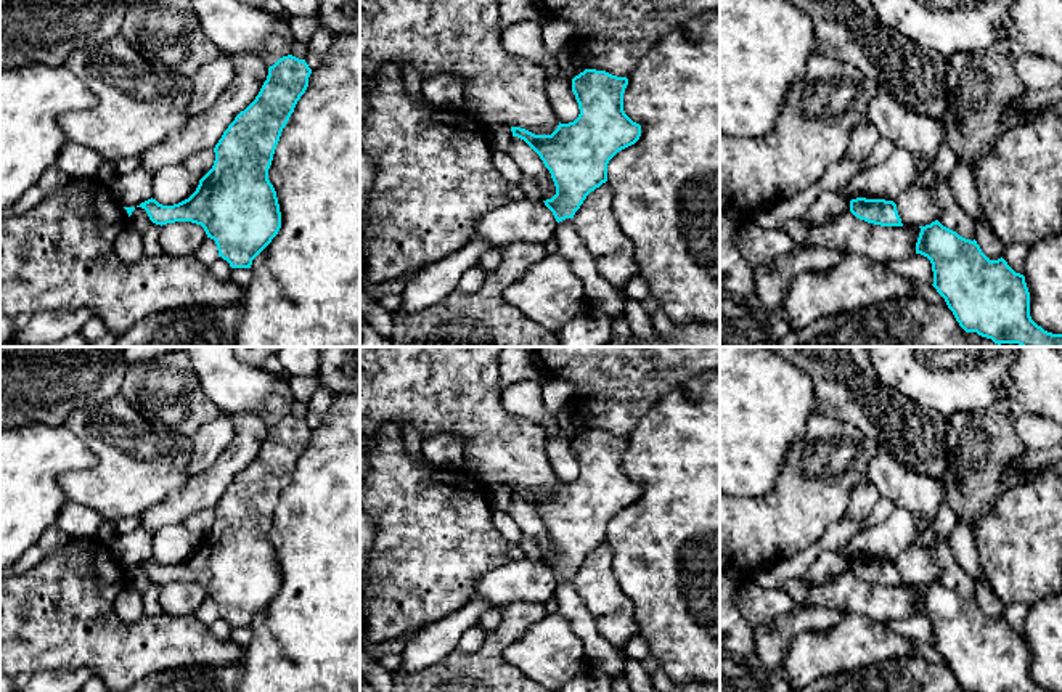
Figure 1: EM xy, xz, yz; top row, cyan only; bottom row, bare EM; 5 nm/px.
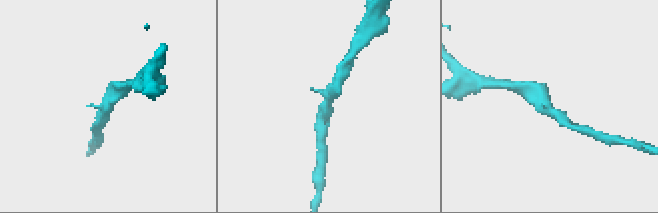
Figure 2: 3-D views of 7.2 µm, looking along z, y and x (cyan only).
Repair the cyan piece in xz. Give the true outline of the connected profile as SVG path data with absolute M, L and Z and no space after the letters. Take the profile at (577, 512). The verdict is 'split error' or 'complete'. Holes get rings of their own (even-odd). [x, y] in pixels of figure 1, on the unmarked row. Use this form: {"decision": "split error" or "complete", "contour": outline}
{"decision": "complete", "contour": "M585 429L572 438L580 474L551 495L511 486L543 520L556 554L543 560L556 581L574 578L586 556L607 541L607 523L641 496L641 485L623 470L627 437Z"}

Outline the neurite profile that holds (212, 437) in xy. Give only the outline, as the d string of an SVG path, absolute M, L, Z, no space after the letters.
M222 413L204 422L193 435L191 461L186 466L188 478L209 469L233 438L235 425L231 414Z

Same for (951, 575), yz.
M933 539L927 544L933 552L935 562L940 567L938 581L956 591L959 596L974 600L975 599L975 583L958 564L948 539Z

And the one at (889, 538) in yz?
M897 507L895 512L879 525L860 531L848 543L837 549L843 559L856 557L893 560L922 538L927 531L919 528L917 515Z

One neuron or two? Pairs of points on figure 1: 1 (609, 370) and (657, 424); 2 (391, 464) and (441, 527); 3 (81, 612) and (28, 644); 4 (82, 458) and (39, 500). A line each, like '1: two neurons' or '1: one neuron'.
1: two neurons
2: one neuron
3: one neuron
4: one neuron

